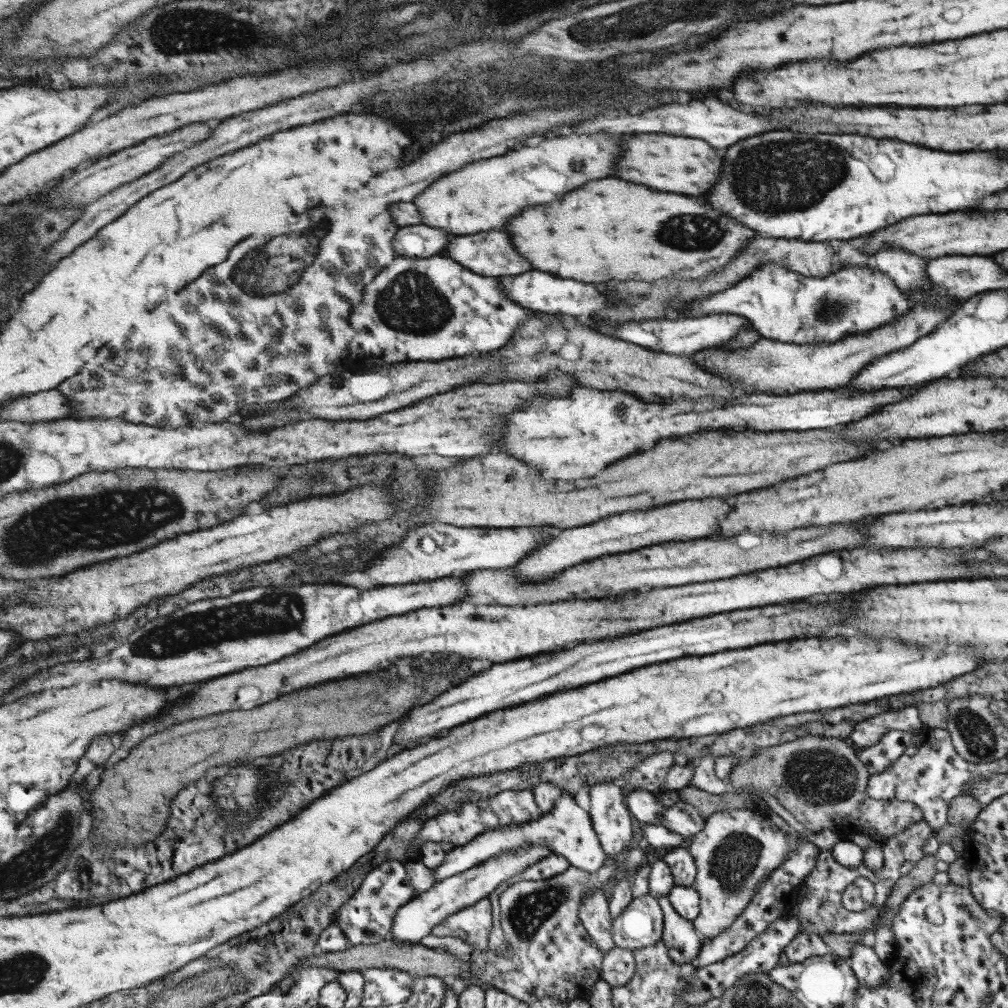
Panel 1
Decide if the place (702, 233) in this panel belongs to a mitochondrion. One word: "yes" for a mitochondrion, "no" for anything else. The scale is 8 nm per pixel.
yes

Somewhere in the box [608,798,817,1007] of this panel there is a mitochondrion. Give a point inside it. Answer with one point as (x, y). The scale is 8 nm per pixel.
(731, 862)

